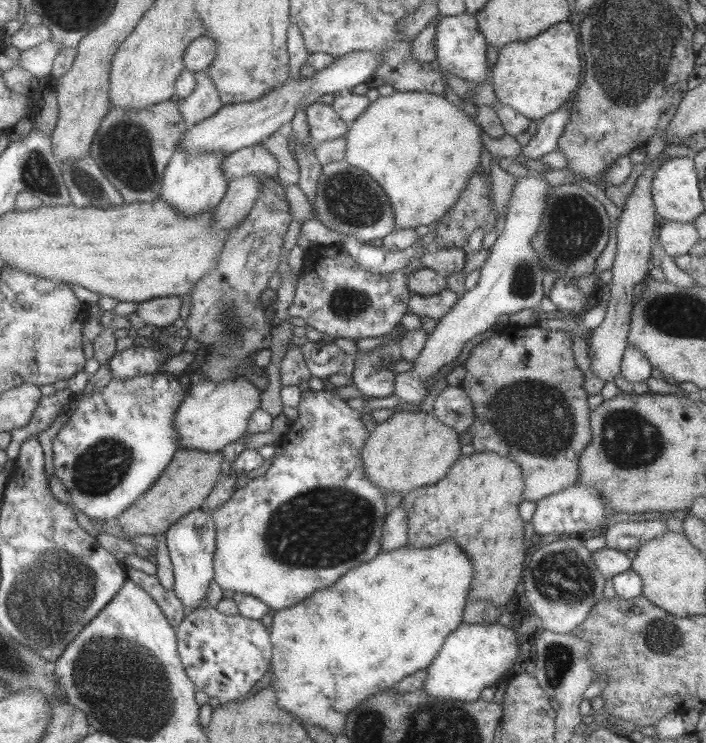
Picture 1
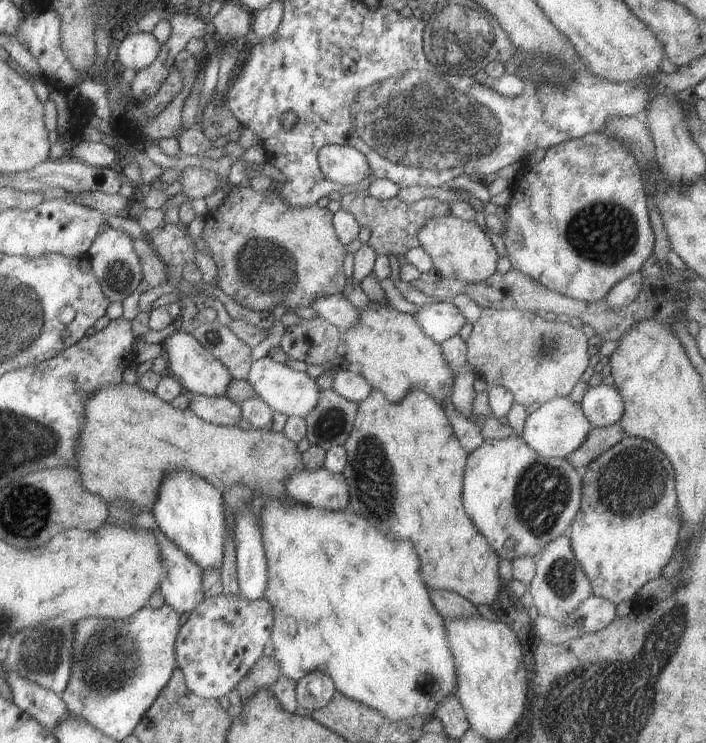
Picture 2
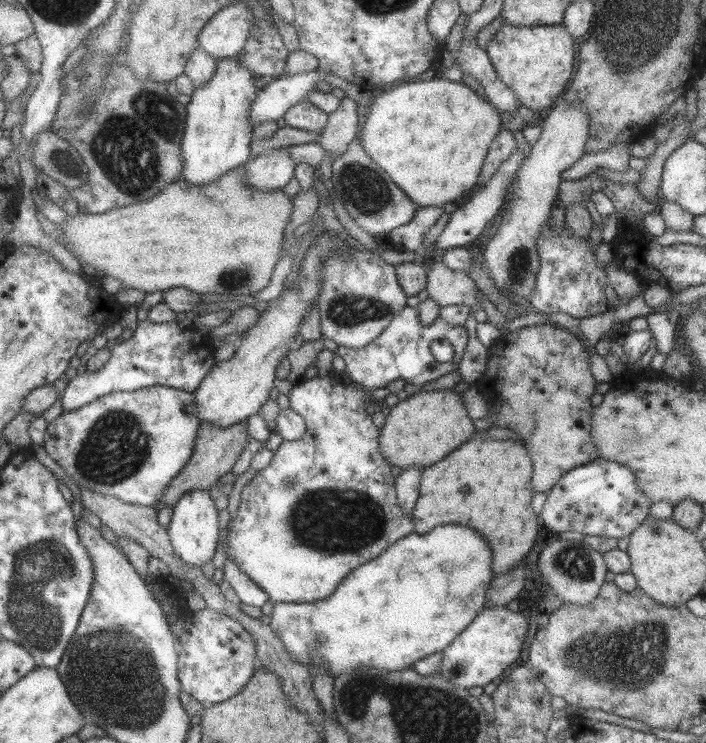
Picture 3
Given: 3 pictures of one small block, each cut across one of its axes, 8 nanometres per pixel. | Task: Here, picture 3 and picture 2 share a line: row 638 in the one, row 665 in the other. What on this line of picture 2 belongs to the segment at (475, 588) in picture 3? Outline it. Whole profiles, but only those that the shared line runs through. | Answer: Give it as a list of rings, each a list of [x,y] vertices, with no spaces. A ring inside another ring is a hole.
[[[276,501],[263,506],[259,514],[263,547],[268,561],[268,578],[263,598],[268,600],[275,612],[275,623],[271,634],[273,655],[280,663],[282,674],[300,680],[303,676],[314,671],[322,671],[329,674],[335,687],[348,698],[360,701],[366,706],[380,711],[390,721],[400,721],[406,724],[414,723],[415,719],[425,720],[428,716],[434,716],[436,707],[447,694],[457,690],[457,674],[455,662],[445,633],[445,620],[437,611],[430,600],[428,588],[420,576],[420,560],[414,552],[414,546],[410,542],[396,542],[388,540],[382,530],[376,526],[370,526],[364,516],[356,512],[344,512],[344,510],[330,510],[318,508],[306,503],[296,501],[295,505],[289,505],[284,501]]]

